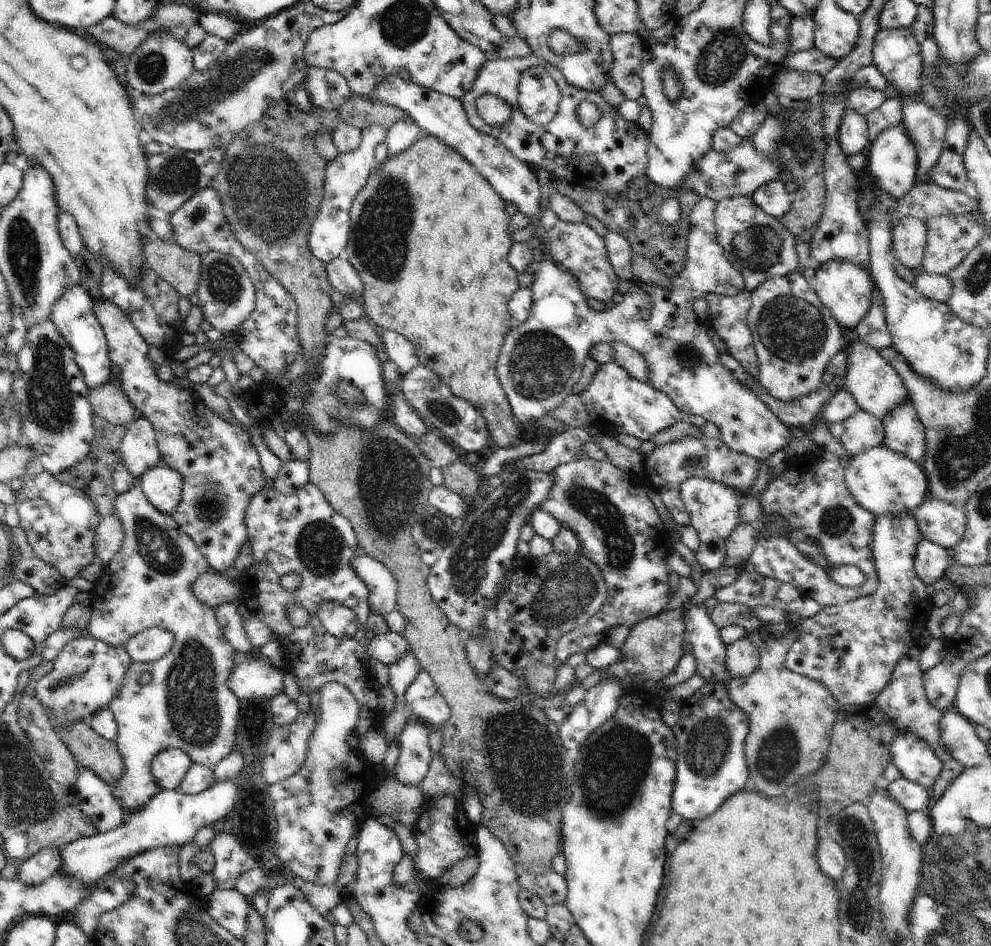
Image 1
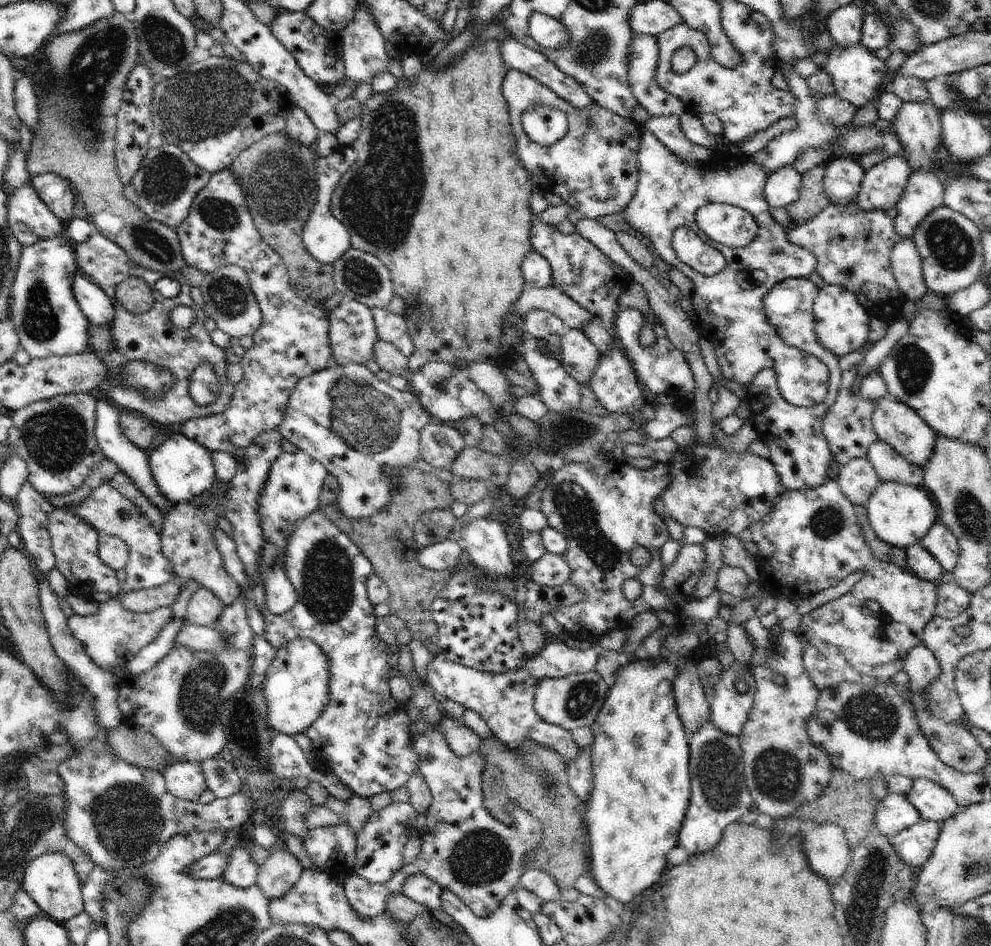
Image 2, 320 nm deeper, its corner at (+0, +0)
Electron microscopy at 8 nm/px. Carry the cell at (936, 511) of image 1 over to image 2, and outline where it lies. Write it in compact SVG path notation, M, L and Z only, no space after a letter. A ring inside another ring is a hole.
M934 523L919 543L934 556L944 572L956 566L961 548L957 536L946 525Z

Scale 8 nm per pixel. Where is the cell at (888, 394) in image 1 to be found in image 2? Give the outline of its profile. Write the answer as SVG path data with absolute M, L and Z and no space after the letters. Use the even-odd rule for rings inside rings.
M890 396L882 397L876 402L877 409L872 414L872 424L878 438L894 447L894 450L909 463L919 466L923 470L934 452L937 443L937 432L918 416L916 410L906 406L903 402Z

